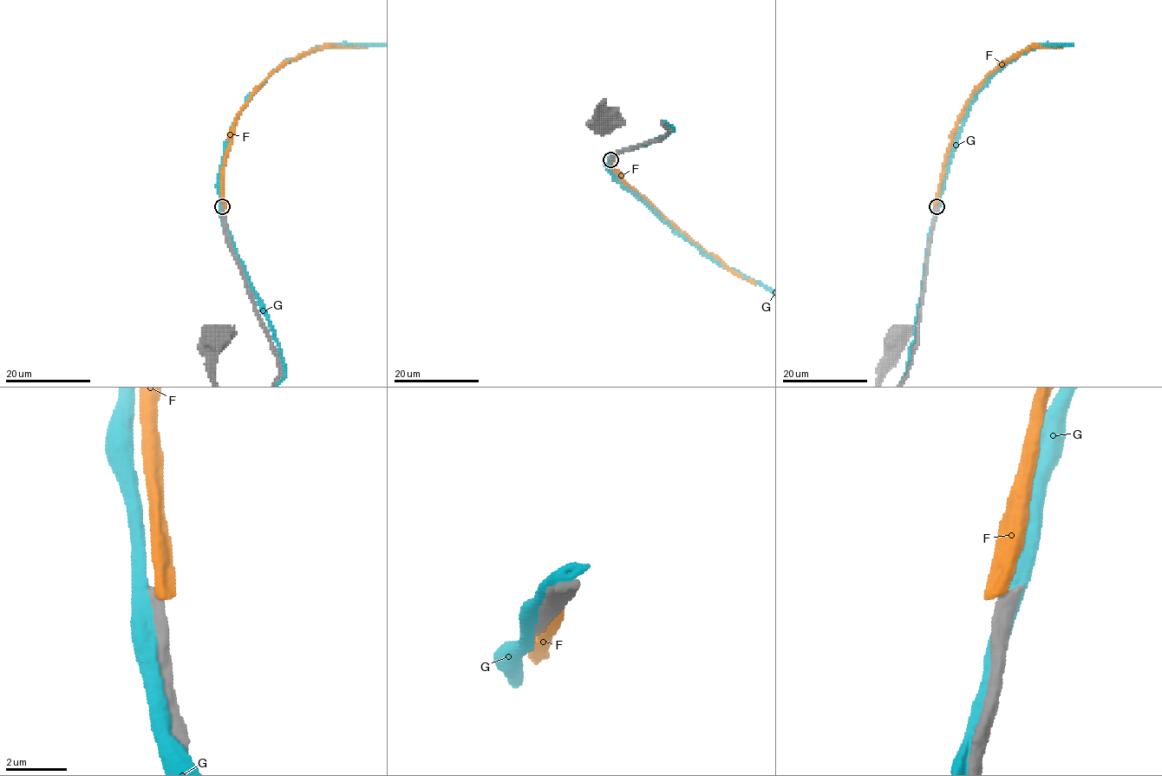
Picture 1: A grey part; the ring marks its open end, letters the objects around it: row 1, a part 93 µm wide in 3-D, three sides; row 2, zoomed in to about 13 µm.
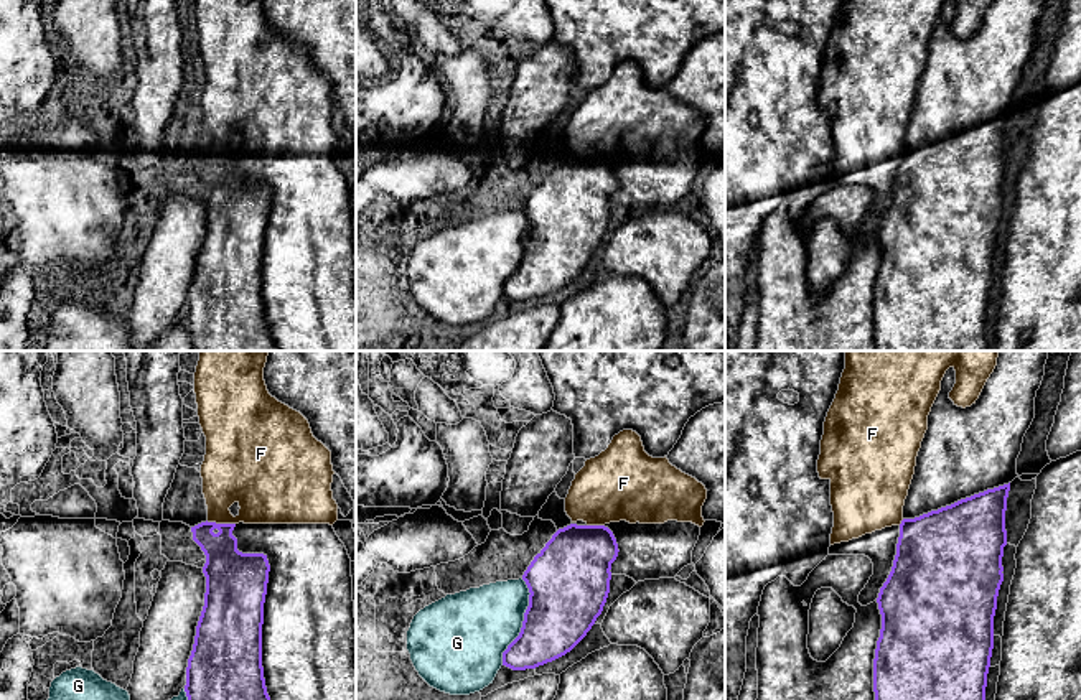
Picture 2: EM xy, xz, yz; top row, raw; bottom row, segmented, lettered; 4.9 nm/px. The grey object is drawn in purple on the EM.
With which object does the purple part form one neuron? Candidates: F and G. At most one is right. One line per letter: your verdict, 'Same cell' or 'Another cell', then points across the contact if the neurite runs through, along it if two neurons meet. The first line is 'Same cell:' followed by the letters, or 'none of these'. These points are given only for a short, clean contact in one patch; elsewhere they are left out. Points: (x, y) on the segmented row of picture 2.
Same cell: none of these
F: Another cell
G: Another cell

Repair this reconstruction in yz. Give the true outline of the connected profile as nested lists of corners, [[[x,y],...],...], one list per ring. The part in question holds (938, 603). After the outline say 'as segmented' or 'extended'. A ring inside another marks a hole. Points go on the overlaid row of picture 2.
[[[1000,351],[979,399],[966,408],[949,399],[956,384],[954,367],[949,367],[941,380],[905,499],[893,567],[877,598],[882,629],[873,659],[875,700],[985,700],[994,616],[1004,581],[1007,497],[1010,483],[1018,476],[1017,458],[1023,436],[1035,418],[1035,397],[1048,352]]]; extended

